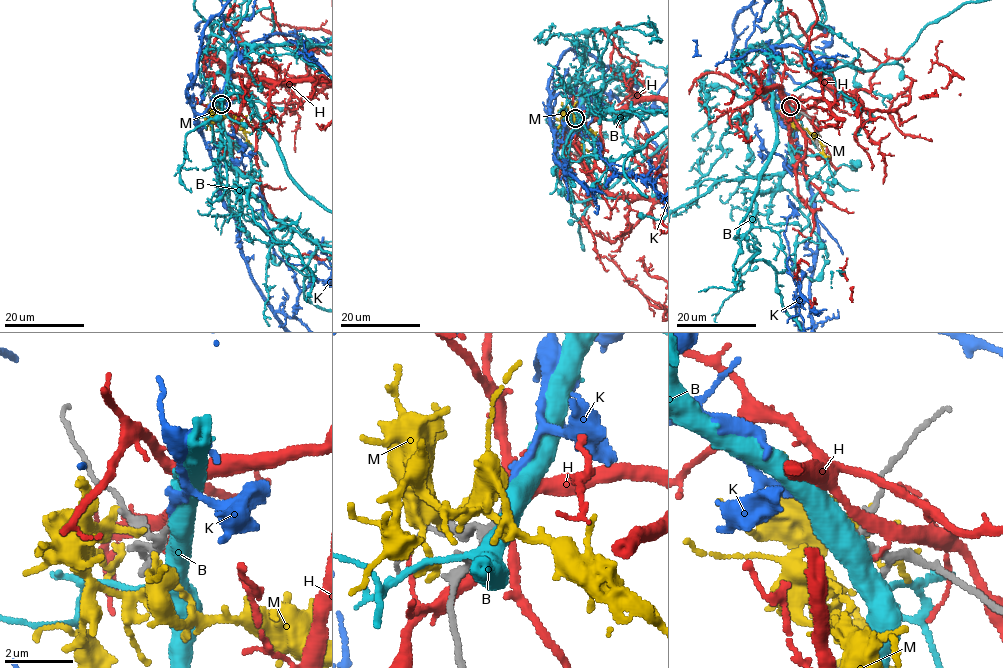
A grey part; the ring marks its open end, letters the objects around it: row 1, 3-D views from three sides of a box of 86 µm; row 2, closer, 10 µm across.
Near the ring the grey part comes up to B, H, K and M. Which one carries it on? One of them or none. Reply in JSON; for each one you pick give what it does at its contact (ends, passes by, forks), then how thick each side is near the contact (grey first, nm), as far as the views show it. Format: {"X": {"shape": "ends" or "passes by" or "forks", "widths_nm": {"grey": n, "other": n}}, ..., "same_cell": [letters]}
{"K": {"shape": "ends", "widths_nm": {"grey": 110, "other": 180}}, "same_cell": ["K"]}

